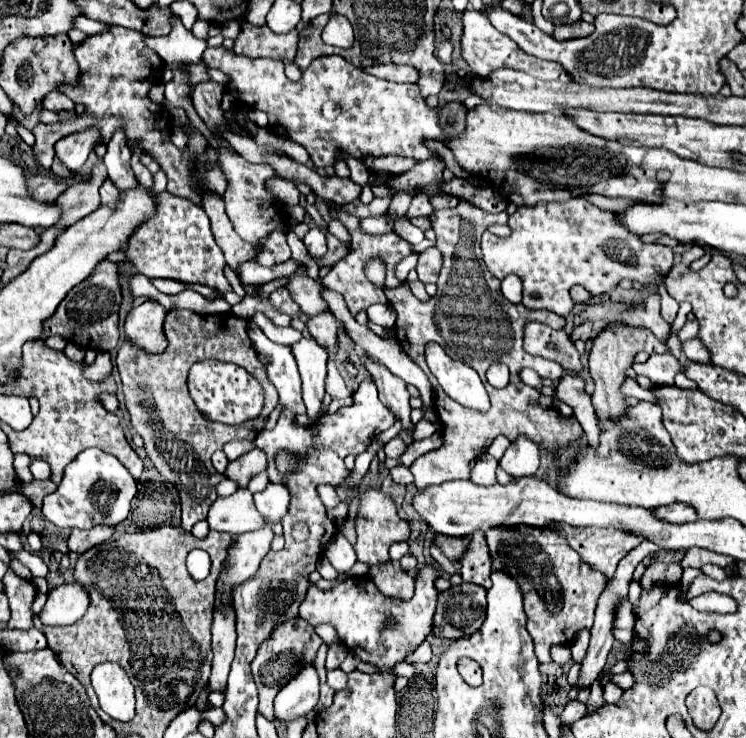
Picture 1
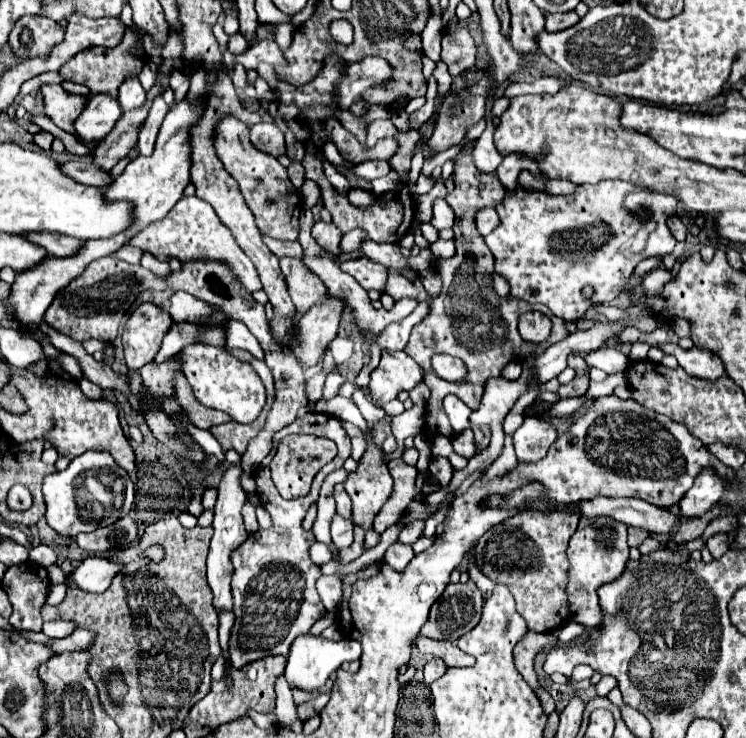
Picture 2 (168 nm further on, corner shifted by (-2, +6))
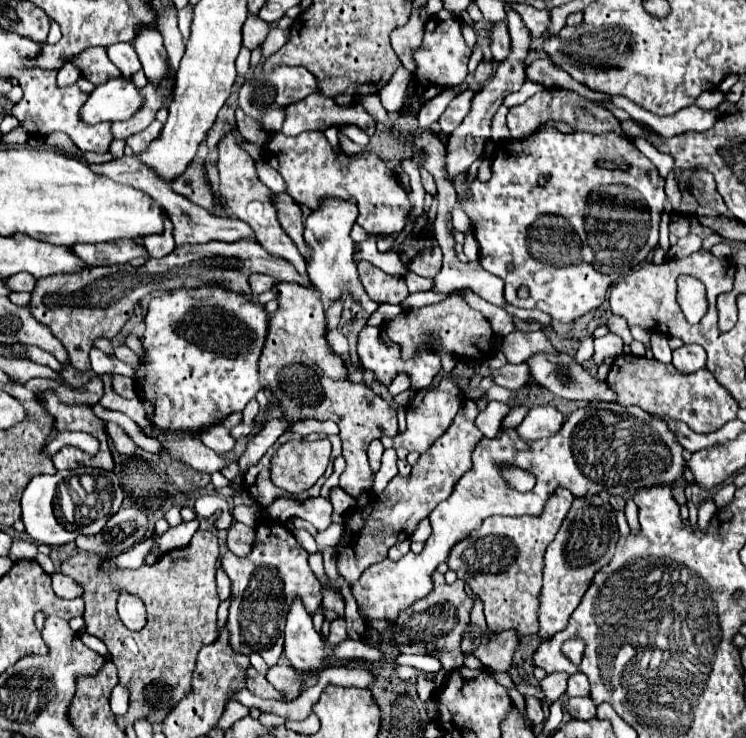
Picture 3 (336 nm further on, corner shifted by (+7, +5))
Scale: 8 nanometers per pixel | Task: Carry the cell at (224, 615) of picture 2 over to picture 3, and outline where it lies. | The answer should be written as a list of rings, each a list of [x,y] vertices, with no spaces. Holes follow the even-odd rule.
[[[218,568],[216,571],[216,584],[219,599],[223,602],[230,597],[231,582],[227,574],[221,568]]]

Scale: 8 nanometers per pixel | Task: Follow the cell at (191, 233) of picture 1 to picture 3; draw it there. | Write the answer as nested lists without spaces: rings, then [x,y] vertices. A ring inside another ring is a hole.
[[[253,273],[253,275],[249,275],[249,285],[251,285],[251,291],[253,291],[255,295],[259,295],[259,293],[263,293],[263,291],[269,291],[273,283],[275,283],[275,279],[269,277],[269,275],[263,275],[263,273]]]

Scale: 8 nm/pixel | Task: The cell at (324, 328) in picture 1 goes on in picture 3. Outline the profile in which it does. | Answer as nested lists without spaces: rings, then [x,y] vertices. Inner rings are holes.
[[[233,133],[223,135],[223,139],[217,145],[217,151],[219,151],[219,161],[217,161],[219,195],[225,201],[225,205],[235,213],[235,217],[239,217],[247,225],[251,225],[257,241],[261,243],[261,247],[265,247],[265,251],[287,259],[299,271],[299,275],[305,275],[305,259],[301,257],[297,247],[293,247],[293,241],[289,241],[289,237],[285,235],[285,231],[279,223],[279,217],[277,217],[277,209],[273,205],[273,193],[257,177],[255,159],[237,145]]]

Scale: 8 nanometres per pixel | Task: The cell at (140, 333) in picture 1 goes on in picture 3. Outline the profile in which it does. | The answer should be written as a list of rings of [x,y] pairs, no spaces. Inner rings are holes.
[[[115,375],[115,377],[113,377],[113,389],[115,389],[121,397],[127,397],[127,399],[137,397],[137,385],[135,385],[135,381],[129,379],[129,377],[123,377],[123,375]]]

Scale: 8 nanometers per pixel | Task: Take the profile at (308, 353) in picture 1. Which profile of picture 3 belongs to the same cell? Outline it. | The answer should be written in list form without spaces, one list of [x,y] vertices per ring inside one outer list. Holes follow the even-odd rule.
[[[325,199],[317,211],[313,211],[305,221],[305,241],[313,249],[313,257],[307,261],[307,275],[311,281],[311,287],[327,297],[331,303],[339,301],[345,295],[355,295],[355,303],[363,309],[369,309],[373,313],[379,303],[371,301],[369,295],[365,295],[365,289],[361,285],[361,279],[357,275],[357,265],[353,263],[353,241],[349,237],[349,231],[357,219],[357,203],[353,199]]]

